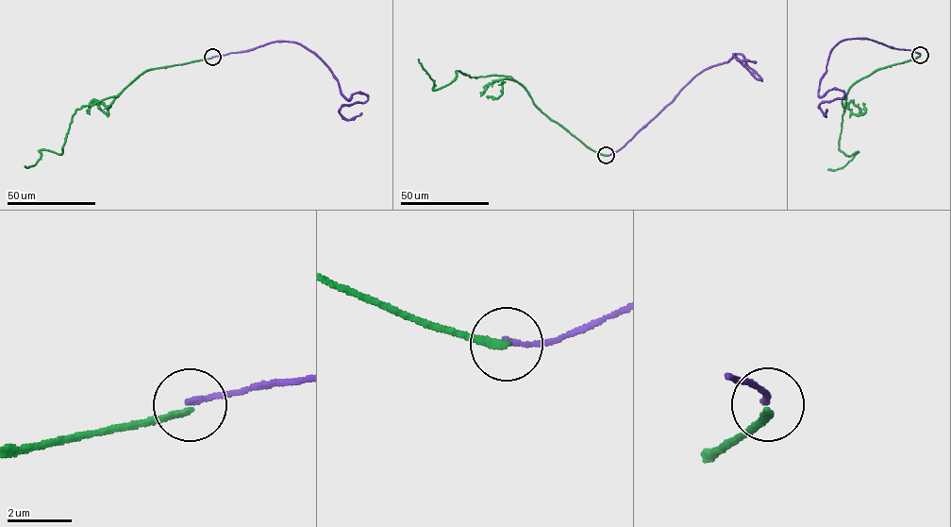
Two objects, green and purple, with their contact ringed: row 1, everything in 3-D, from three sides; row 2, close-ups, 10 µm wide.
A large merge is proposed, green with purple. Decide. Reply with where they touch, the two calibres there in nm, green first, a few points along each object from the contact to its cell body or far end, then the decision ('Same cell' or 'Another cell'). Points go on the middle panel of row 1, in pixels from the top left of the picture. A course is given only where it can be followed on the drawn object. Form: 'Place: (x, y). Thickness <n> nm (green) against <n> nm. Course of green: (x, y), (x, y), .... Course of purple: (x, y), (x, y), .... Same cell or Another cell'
Place: (606, 155). Thickness 190 nm (green) against 170 nm. Course of green: (606, 156), (551, 120), (509, 76), (472, 77), (457, 71), (449, 84), (432, 90), (433, 81), (418, 59). Course of purple: (606, 156), (621, 148), (702, 71), (741, 54), (761, 80), (733, 55), (742, 60), (756, 62). Another cell

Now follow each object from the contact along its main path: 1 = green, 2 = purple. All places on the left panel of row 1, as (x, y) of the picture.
1: (212, 58), (147, 69), (118, 95), (77, 109), (62, 152), (39, 150), (41, 156), (36, 163), (25, 166)
2: (212, 57), (276, 42), (300, 43), (325, 64), (346, 99), (367, 95), (339, 112), (347, 119), (361, 112)

